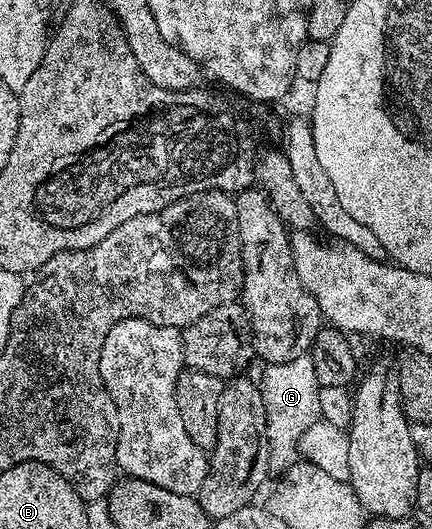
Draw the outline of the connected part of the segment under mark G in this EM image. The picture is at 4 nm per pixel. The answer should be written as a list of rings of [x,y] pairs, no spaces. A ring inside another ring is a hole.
[[[267,366],[262,370],[261,387],[267,407],[267,437],[271,447],[271,463],[276,469],[283,470],[296,463],[305,433],[320,423],[320,387],[317,374],[309,366]]]

